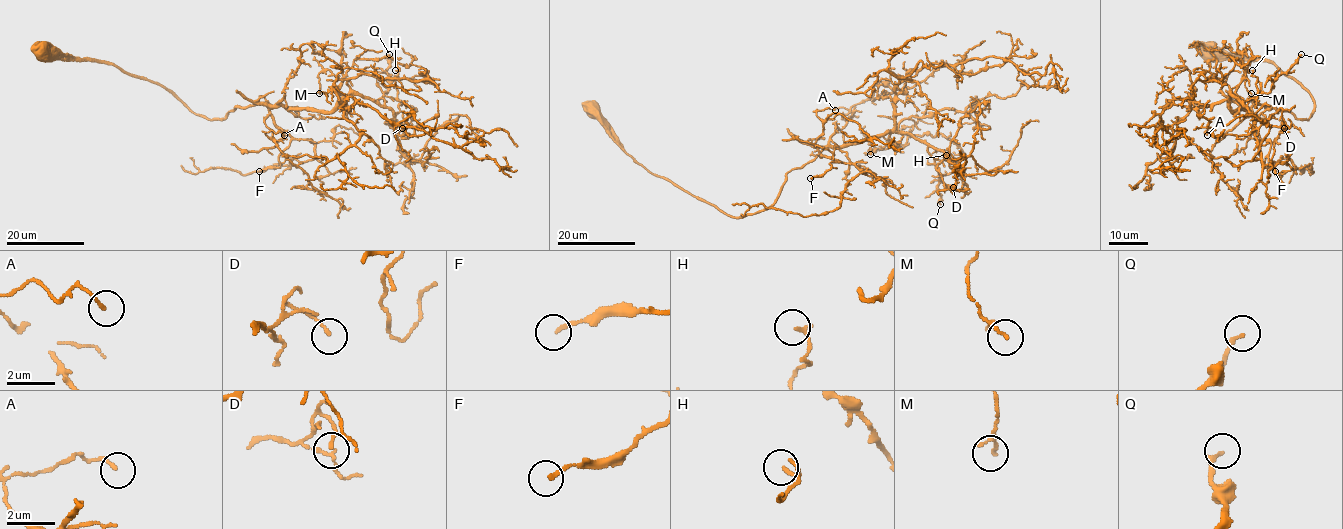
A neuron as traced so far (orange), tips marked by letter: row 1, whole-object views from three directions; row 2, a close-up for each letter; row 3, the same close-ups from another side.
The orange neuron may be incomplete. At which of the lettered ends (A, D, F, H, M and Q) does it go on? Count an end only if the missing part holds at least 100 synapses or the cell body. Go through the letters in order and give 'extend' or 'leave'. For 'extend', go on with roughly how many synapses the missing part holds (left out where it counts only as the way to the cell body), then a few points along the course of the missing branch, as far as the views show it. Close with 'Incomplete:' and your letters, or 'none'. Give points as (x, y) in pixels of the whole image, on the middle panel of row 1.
A: leave
D: leave
F: leave
H: leave
M: leave
Q: leave
Incomplete: none

